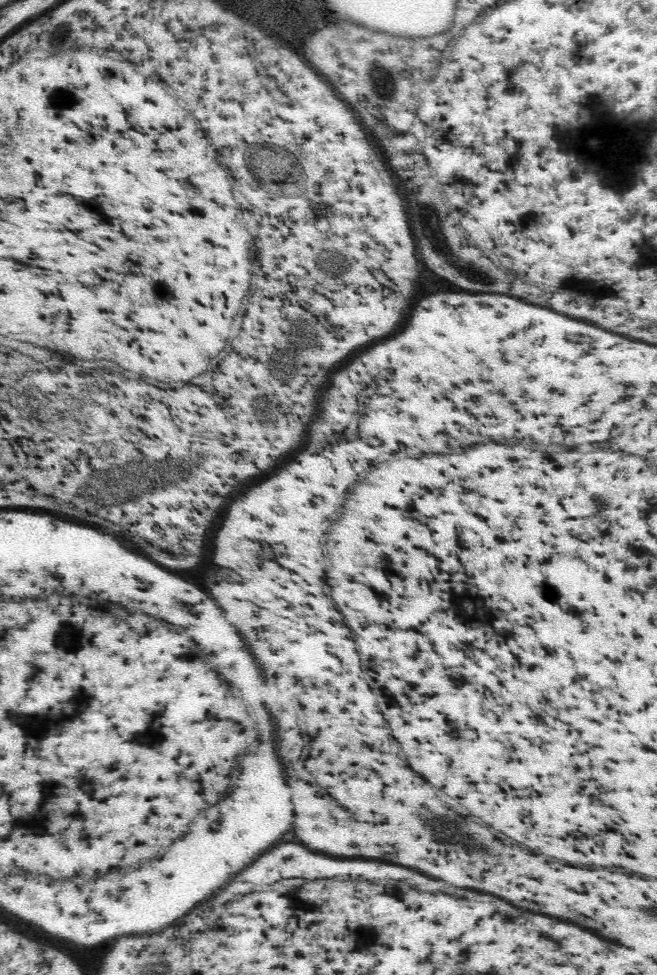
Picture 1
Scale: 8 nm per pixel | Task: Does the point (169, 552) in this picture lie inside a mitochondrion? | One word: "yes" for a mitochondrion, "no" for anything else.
no

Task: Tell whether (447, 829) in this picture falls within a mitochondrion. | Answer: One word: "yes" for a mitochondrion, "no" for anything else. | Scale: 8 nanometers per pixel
yes

